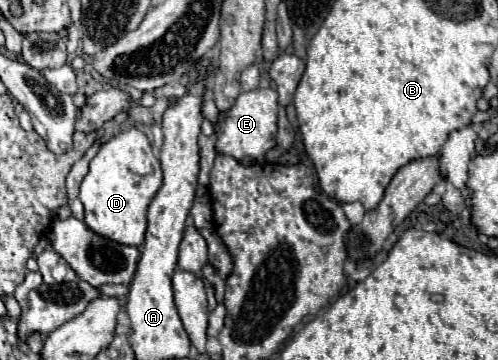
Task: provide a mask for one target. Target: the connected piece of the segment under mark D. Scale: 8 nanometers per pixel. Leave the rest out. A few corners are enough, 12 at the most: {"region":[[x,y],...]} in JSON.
{"region":[[139,129],[101,145],[81,183],[85,223],[141,247],[163,183]]}

